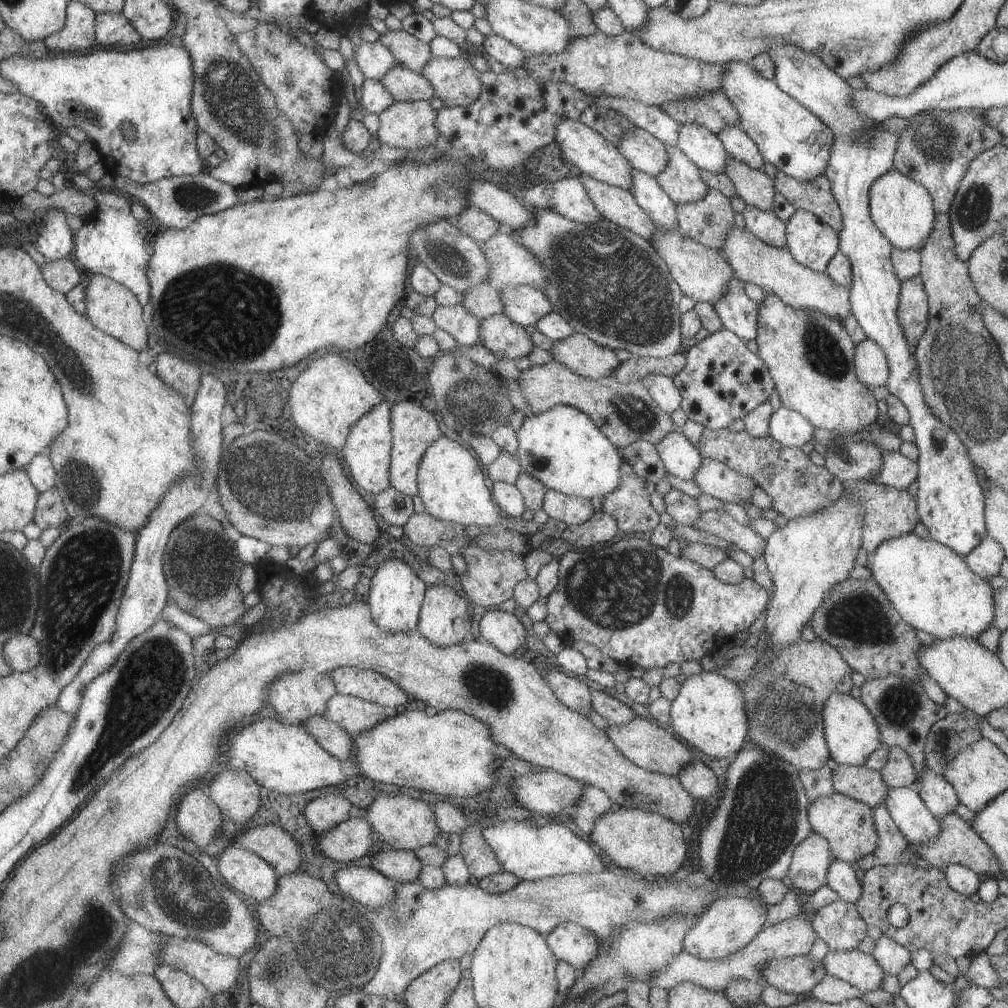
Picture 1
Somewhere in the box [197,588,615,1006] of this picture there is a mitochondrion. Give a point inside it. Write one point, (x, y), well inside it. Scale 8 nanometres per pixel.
(322, 930)

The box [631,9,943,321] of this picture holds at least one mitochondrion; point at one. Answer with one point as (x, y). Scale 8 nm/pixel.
(860, 47)

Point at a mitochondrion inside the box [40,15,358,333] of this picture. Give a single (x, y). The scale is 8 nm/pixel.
(231, 95)

